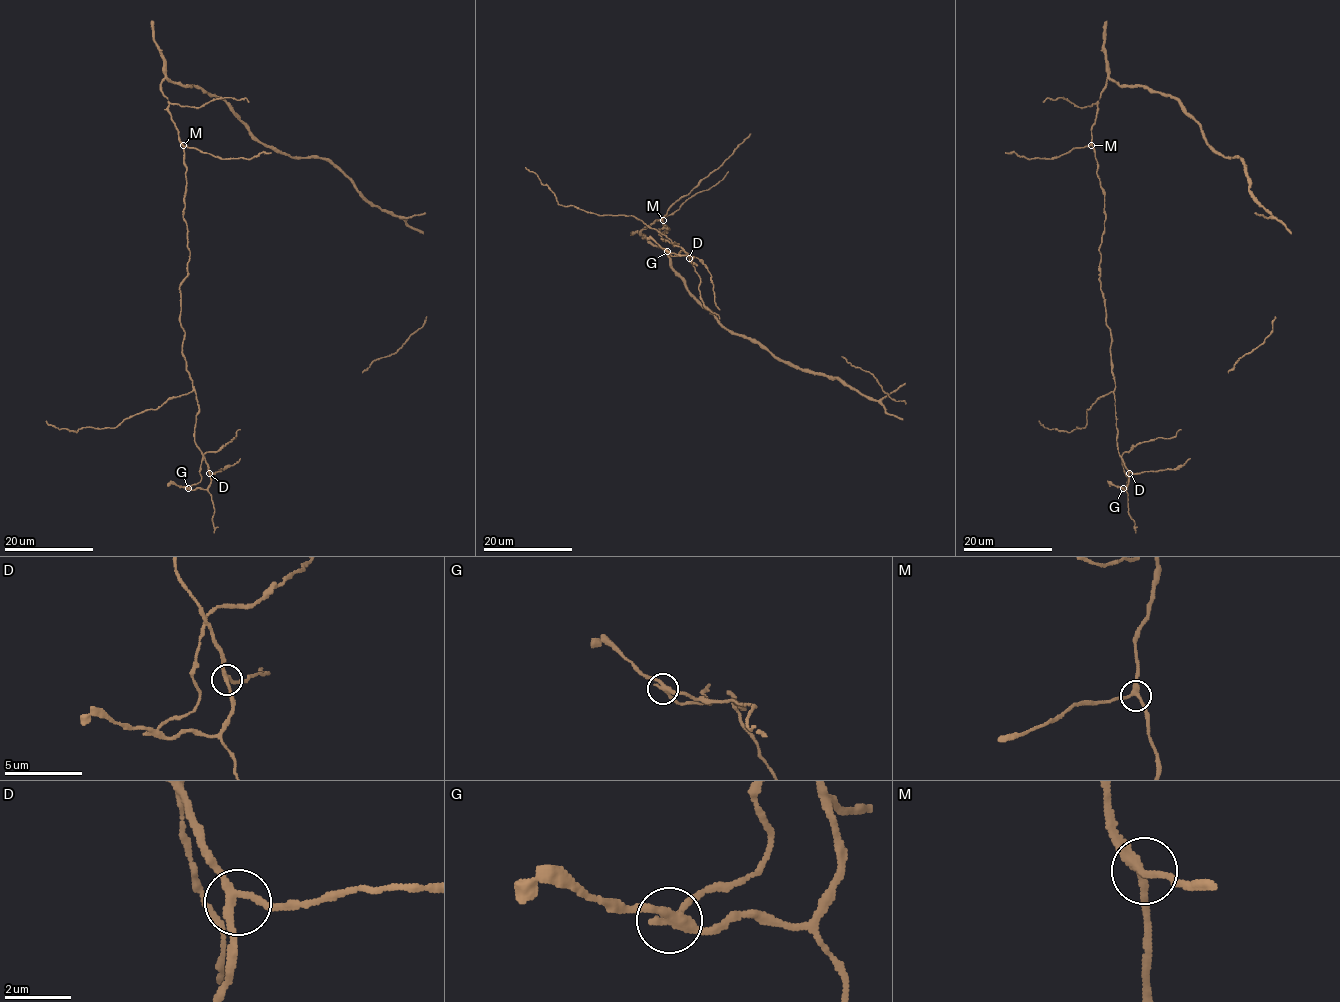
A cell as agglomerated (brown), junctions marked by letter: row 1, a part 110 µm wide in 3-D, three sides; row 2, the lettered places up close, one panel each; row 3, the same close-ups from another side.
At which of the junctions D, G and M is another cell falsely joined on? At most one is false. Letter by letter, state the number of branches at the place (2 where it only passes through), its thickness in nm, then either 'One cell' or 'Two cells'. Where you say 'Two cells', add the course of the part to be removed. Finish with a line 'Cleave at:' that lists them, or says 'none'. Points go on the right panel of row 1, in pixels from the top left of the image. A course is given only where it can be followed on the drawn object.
D: Branches: 3. Thickness 220 nm. One cell
G: Branches: 3. Thickness 260 nm. Two cells. Course of the part to remove: (1123, 489), (1127, 484), (1121, 458), (1125, 452), (1158, 437), (1172, 438), (1181, 429)
M: Branches: 3. Thickness 260 nm. One cell
Cleave at: G

